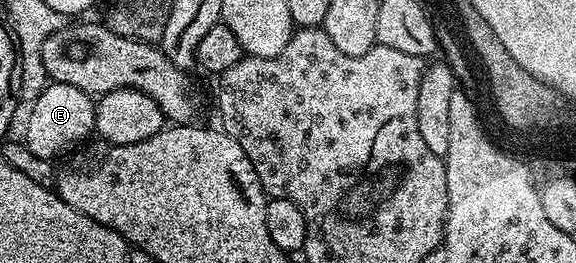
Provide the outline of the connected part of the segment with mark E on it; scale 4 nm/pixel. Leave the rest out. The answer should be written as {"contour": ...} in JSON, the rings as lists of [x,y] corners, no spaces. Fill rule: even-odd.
{"contour":[[[57,82],[44,86],[41,93],[33,99],[26,120],[27,131],[22,136],[27,148],[41,159],[54,160],[60,155],[63,157],[89,139],[89,134],[95,131],[95,105],[91,95],[72,85]]]}

